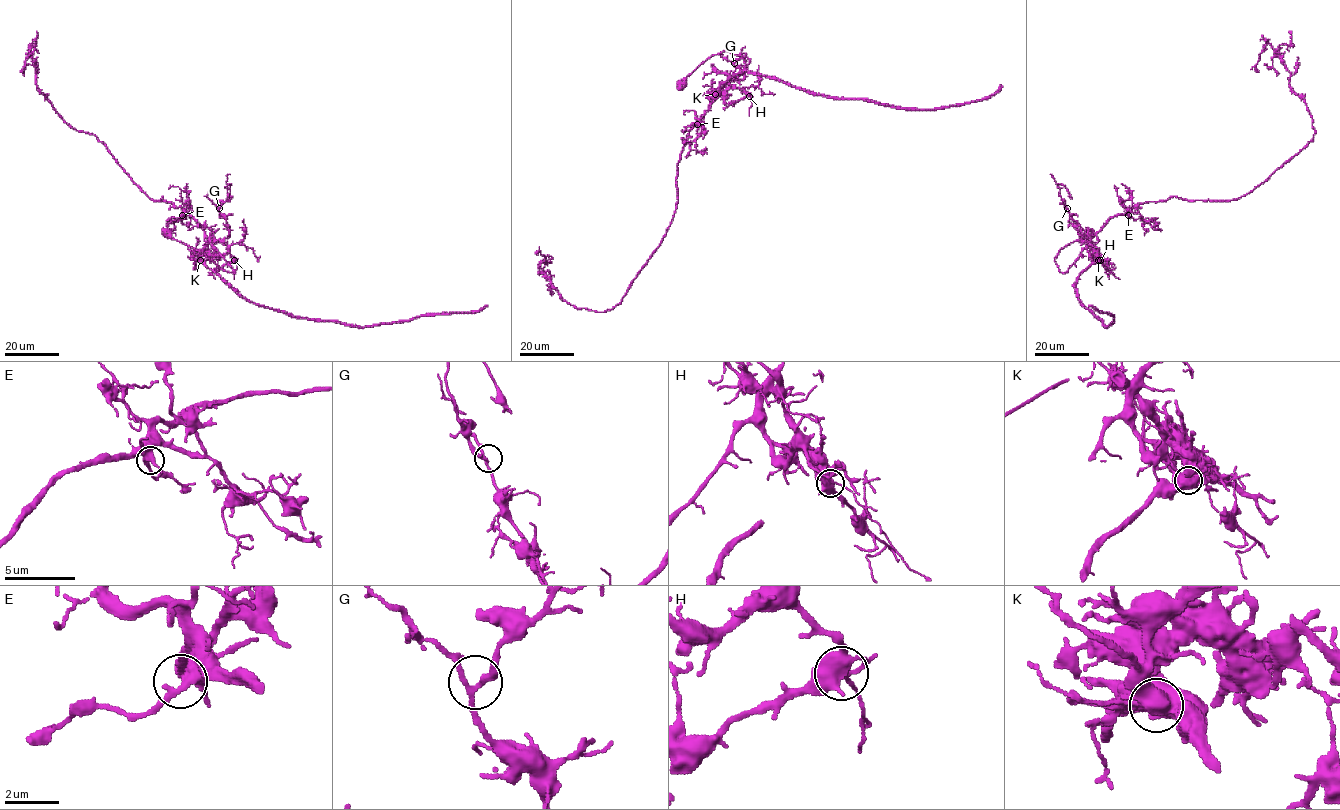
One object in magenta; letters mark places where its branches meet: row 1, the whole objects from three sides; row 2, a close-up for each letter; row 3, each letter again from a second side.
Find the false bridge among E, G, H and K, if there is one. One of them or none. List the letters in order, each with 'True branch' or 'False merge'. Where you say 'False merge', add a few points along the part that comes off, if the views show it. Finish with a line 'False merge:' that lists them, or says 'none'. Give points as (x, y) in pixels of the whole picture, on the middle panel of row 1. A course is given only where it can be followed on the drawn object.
E: True branch
G: True branch
H: True branch
K: False merge. Course of the part to remove: (715, 94), (734, 75), (744, 71), (817, 93), (911, 108), (959, 106), (988, 99), (1003, 86)
False merge: K

